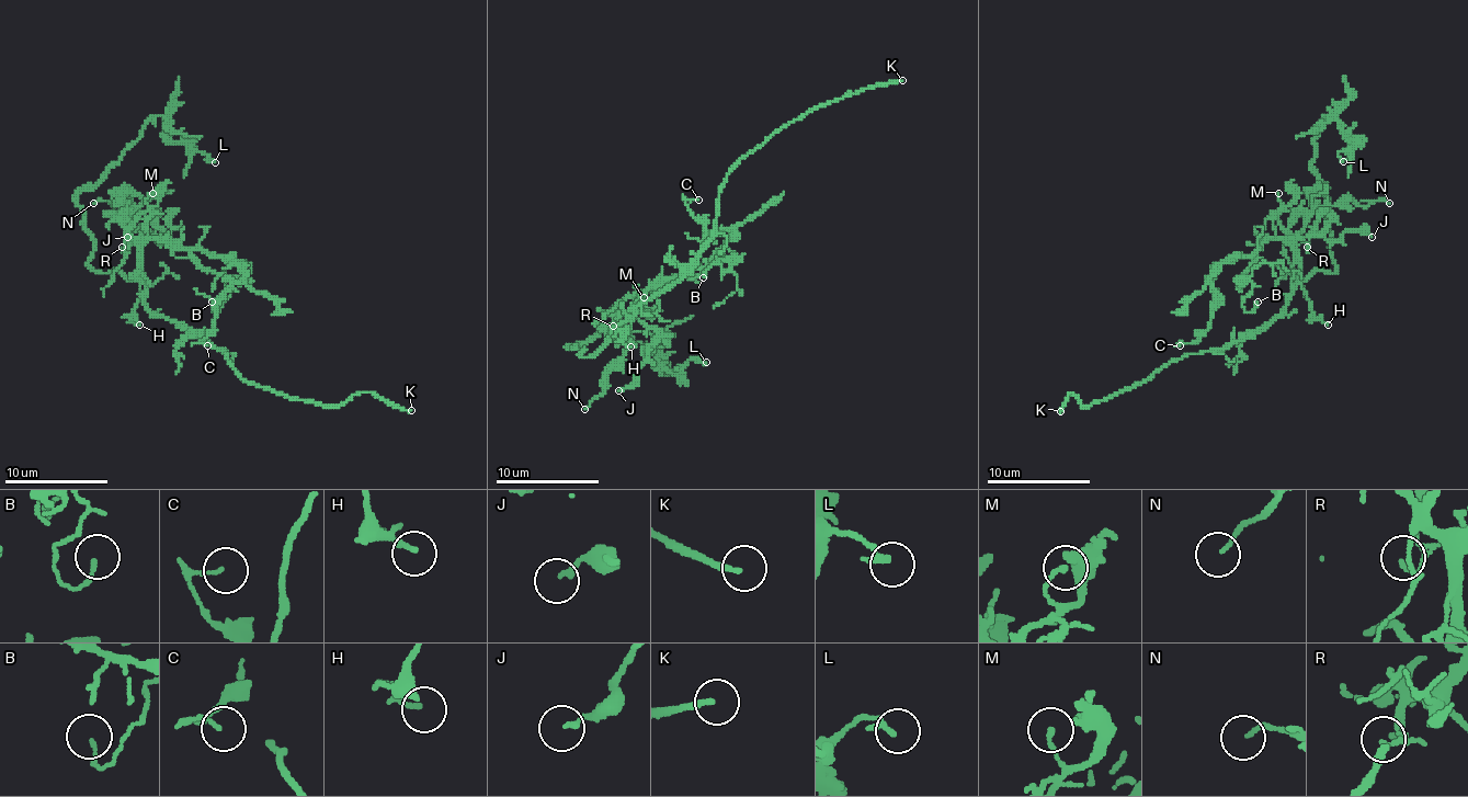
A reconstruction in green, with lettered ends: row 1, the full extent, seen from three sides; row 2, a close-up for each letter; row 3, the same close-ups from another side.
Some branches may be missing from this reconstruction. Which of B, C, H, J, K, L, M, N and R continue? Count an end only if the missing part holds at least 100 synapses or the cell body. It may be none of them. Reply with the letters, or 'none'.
K

